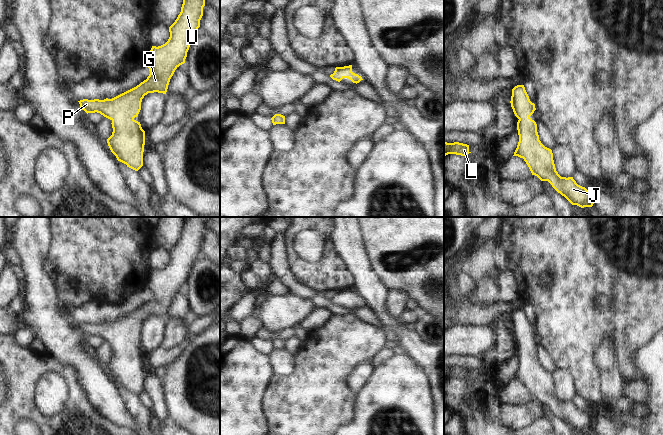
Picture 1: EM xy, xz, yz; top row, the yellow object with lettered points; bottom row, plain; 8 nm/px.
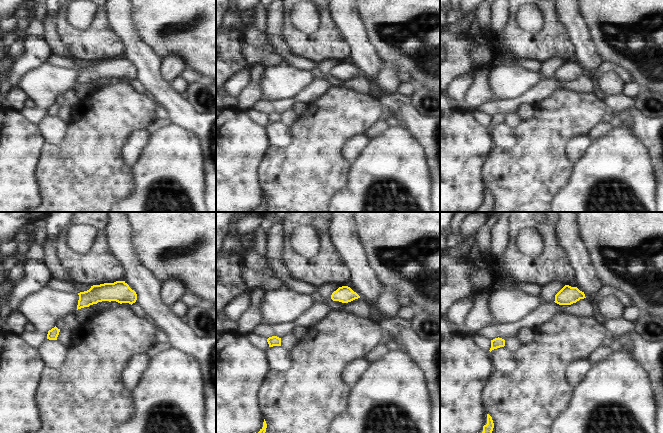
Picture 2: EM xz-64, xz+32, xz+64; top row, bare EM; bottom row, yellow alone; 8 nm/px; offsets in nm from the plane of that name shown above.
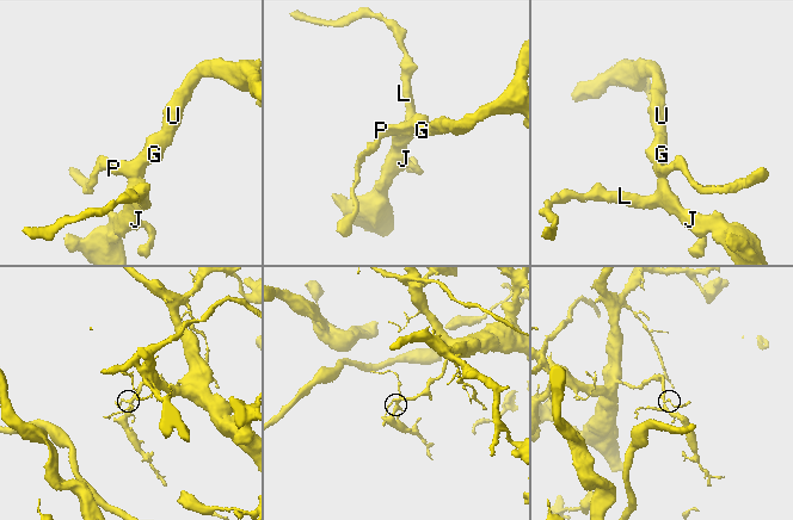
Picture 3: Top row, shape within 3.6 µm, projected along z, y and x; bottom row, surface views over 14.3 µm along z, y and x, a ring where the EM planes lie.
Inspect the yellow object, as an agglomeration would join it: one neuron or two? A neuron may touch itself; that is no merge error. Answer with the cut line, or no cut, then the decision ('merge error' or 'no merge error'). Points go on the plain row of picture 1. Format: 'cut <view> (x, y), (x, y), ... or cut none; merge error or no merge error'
cut none; no merge error

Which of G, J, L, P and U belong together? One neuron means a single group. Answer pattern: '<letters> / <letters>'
G J L P U

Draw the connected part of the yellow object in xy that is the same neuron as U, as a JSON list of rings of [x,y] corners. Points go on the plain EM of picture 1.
[[[186,217],[183,223],[181,236],[175,246],[169,251],[170,261],[168,265],[161,270],[152,270],[147,278],[145,289],[149,292],[150,298],[146,304],[136,311],[112,322],[112,323],[83,323],[78,325],[82,334],[88,337],[100,337],[112,345],[113,356],[107,363],[111,376],[117,384],[126,388],[127,391],[138,395],[143,390],[143,376],[145,369],[145,355],[140,346],[134,342],[138,340],[141,334],[141,326],[148,317],[166,318],[171,301],[175,294],[185,287],[187,276],[192,264],[196,260],[200,251],[200,244],[203,240],[203,231],[209,217]]]

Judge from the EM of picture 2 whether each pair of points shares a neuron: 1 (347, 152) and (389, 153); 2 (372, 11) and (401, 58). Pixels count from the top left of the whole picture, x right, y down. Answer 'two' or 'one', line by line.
1: two
2: one

